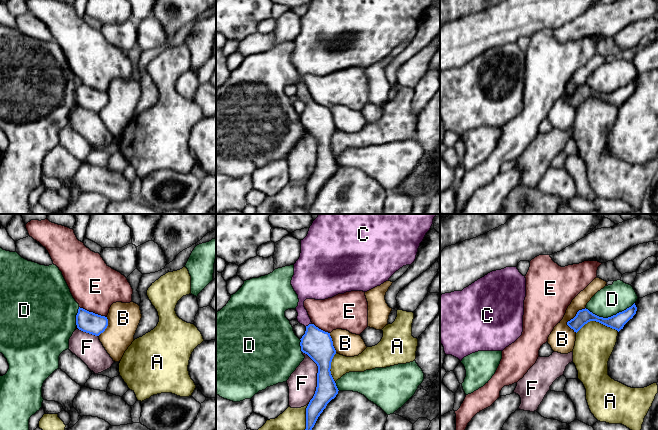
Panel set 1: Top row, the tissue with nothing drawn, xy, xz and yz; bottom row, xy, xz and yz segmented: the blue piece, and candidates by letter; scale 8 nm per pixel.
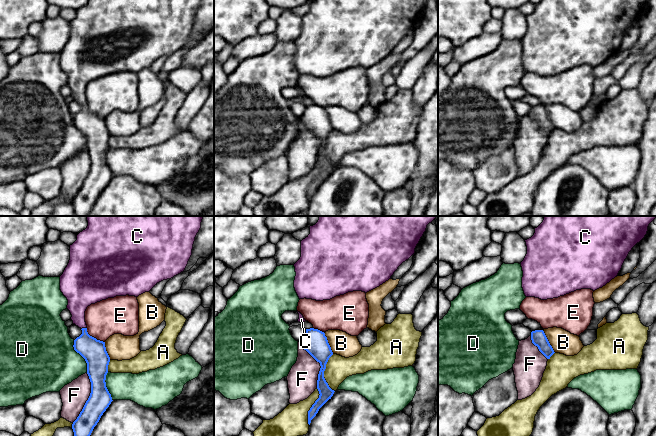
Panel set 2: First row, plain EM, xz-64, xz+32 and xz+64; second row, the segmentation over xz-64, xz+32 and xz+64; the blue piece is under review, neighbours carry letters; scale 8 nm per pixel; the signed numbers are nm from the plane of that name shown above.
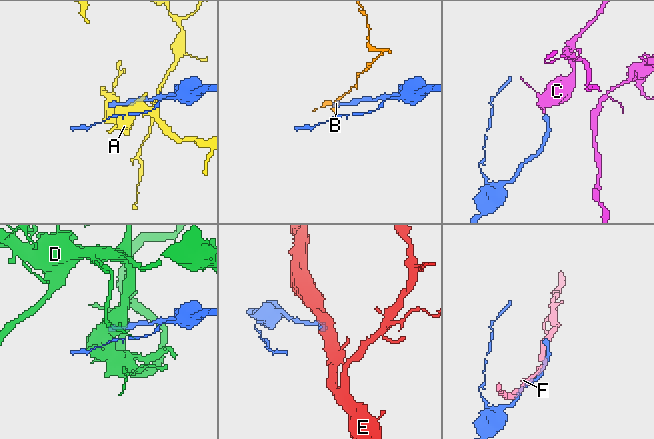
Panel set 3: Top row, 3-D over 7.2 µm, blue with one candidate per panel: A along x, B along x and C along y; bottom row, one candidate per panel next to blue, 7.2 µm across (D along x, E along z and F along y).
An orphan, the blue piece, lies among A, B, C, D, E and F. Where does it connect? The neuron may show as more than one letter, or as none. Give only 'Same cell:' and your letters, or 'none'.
Same cell: C

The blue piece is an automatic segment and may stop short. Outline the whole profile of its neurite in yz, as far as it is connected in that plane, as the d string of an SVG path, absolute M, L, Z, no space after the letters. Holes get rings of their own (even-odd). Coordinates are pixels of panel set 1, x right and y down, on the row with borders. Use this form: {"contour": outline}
{"contour": "M634 303L631 307L617 313L616 315L603 318L593 314L585 308L579 310L576 316L567 322L567 325L577 333L588 322L596 321L619 332L621 329L623 329L624 325L633 318L633 316L636 314L636 311L637 307Z"}

